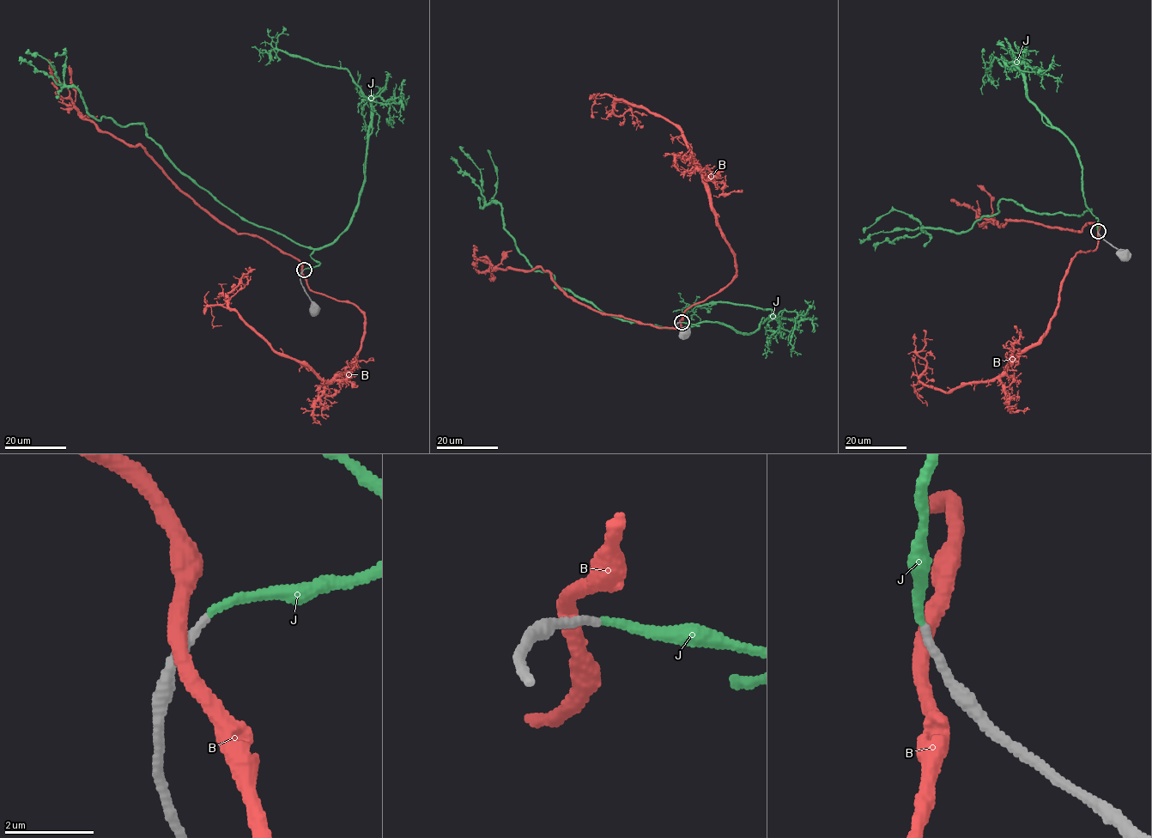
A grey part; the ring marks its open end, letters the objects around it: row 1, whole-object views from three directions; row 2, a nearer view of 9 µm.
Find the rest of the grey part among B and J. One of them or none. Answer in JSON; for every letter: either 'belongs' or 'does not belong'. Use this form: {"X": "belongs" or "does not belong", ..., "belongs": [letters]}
{"B": "does not belong", "J": "belongs", "belongs": ["J"]}

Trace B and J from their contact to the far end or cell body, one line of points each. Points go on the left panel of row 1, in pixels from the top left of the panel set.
B: (302, 270), (307, 288), (364, 317), (353, 366), (327, 381), (279, 355), (228, 306), (251, 269)
J: (304, 270), (319, 264), (312, 249), (219, 203), (143, 124), (91, 116), (74, 86), (27, 49)

